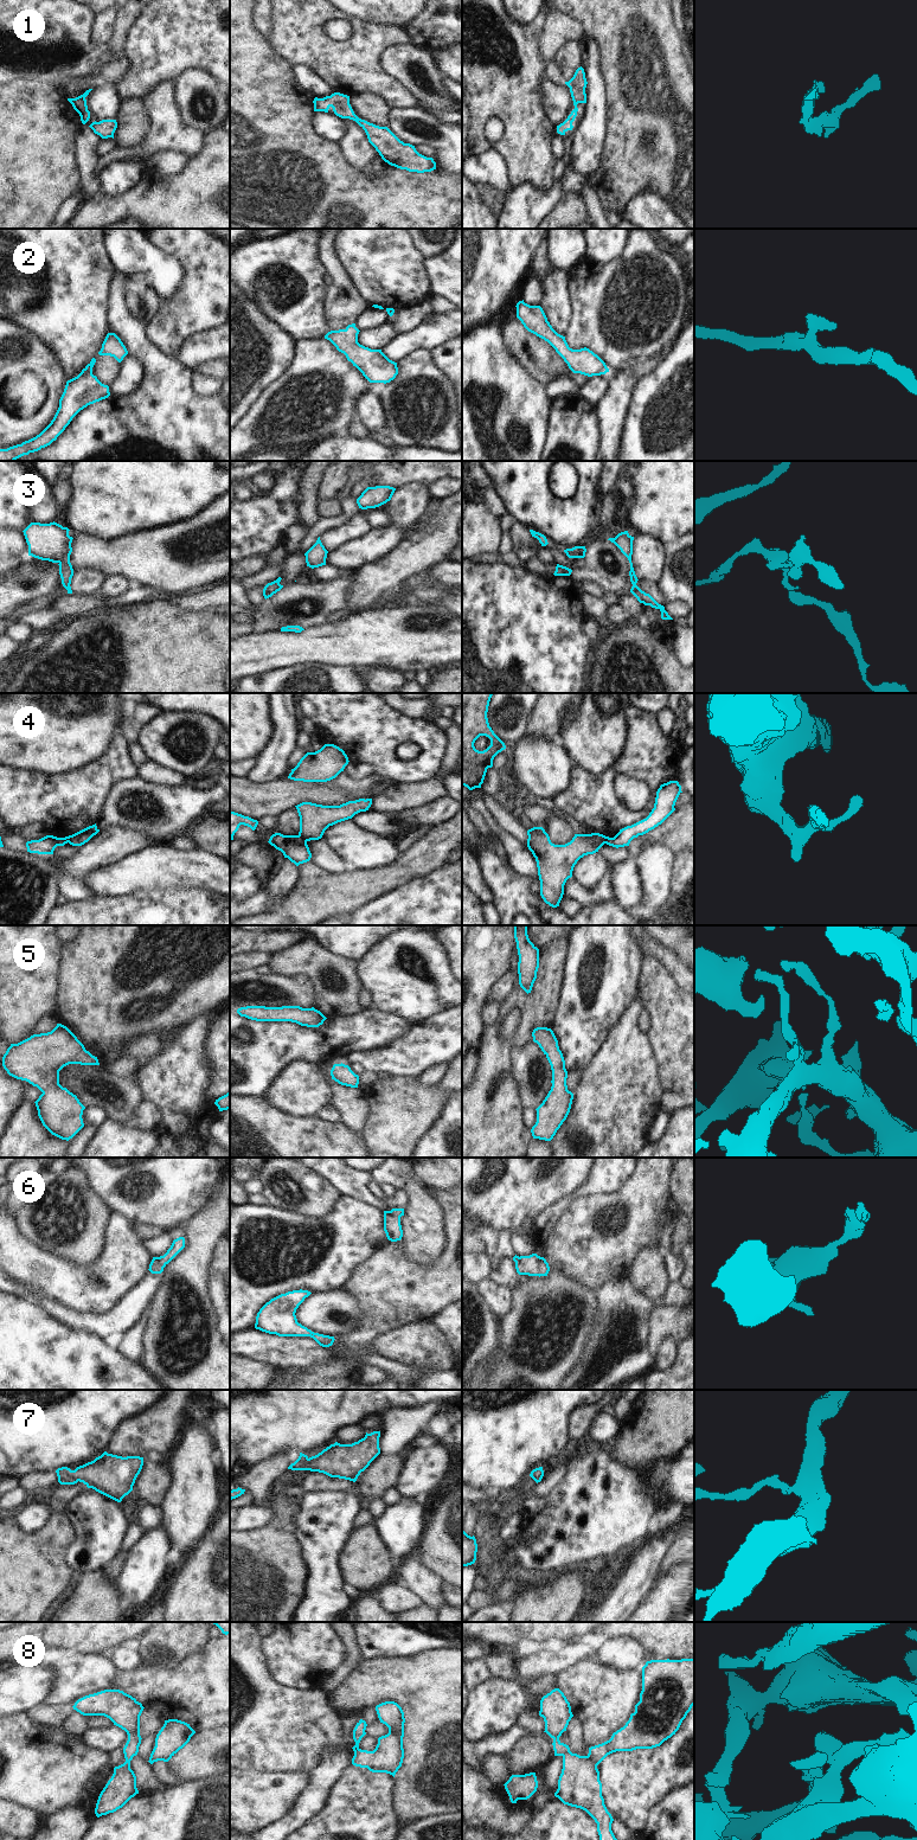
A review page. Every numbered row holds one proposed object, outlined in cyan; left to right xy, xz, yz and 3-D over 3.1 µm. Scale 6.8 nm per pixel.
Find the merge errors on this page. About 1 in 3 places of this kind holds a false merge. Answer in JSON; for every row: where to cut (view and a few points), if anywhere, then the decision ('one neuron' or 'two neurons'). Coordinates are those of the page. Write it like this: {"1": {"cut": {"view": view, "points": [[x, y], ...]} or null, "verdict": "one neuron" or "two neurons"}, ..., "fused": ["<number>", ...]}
{"1": {"cut": null, "verdict": "one neuron"}, "2": {"cut": null, "verdict": "one neuron"}, "3": {"cut": null, "verdict": "one neuron"}, "4": {"cut": {"view": "xz", "points": [[299, 834], [307, 840]]}, "verdict": "two neurons"}, "5": {"cut": null, "verdict": "one neuron"}, "6": {"cut": null, "verdict": "one neuron"}, "7": {"cut": null, "verdict": "one neuron"}, "8": {"cut": null, "verdict": "one neuron"}, "fused": ["4"]}

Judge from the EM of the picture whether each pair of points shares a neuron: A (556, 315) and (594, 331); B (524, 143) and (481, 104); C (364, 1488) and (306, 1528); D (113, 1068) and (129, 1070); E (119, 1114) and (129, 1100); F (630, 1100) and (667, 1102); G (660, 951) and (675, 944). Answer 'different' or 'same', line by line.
A: different
B: same
C: different
D: same
E: same
F: different
G: different

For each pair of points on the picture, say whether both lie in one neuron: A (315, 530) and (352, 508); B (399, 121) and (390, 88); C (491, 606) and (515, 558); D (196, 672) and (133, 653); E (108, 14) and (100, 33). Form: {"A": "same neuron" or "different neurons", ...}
{"A": "same neuron", "B": "different neurons", "C": "different neurons", "D": "same neuron", "E": "same neuron"}

